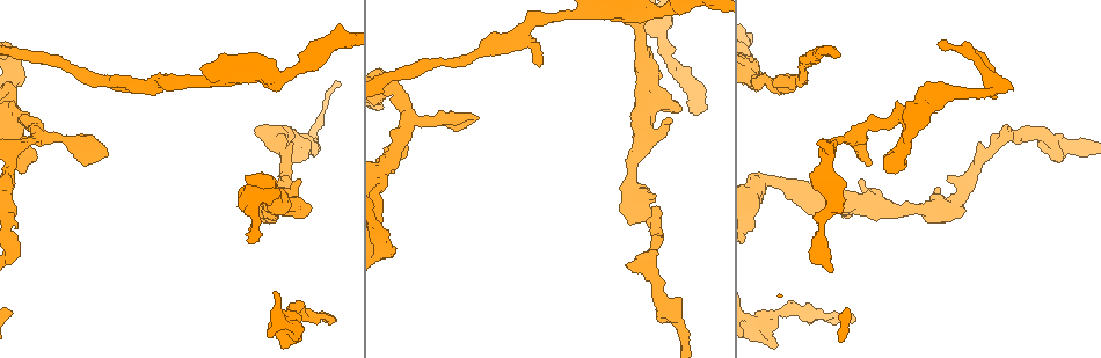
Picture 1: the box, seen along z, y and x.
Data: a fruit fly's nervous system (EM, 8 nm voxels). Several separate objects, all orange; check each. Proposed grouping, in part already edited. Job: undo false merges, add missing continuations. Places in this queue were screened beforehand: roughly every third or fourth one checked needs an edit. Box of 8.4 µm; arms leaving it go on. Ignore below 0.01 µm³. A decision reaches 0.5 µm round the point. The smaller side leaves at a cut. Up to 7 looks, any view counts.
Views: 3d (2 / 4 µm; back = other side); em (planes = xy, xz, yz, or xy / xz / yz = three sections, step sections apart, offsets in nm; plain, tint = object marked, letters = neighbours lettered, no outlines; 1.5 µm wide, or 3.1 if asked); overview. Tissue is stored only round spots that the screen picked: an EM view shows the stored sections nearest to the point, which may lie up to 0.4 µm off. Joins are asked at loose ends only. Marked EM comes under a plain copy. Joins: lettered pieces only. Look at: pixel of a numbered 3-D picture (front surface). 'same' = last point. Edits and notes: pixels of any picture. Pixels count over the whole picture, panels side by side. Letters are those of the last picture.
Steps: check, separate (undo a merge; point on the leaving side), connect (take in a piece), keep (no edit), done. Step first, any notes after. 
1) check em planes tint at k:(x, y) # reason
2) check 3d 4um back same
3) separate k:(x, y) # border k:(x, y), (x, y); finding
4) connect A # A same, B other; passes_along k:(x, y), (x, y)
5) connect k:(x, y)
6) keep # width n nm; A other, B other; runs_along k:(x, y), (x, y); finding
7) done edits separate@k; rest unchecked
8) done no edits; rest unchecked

check em xz step 8 letters at 1:(39, 131)

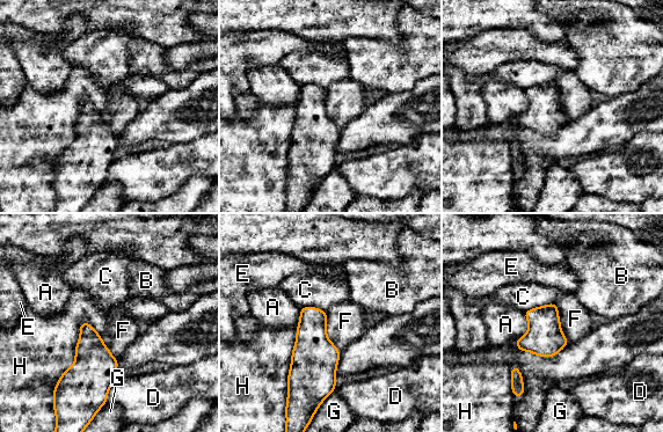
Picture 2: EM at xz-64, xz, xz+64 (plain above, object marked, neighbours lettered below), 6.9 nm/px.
keep # width 190 nm; longest_contact H 480 nm; A other, B other, C other, D other, E other, F other, G other, H other; all the same neuron

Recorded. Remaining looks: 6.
check 3d 4um at 1:(700, 111) # branch stops here

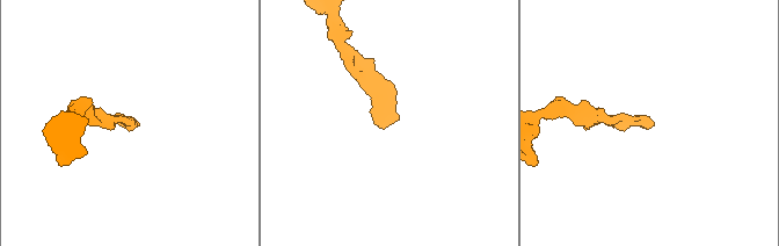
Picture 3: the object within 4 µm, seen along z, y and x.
check em xy step 8 letters at 3:(122, 127)

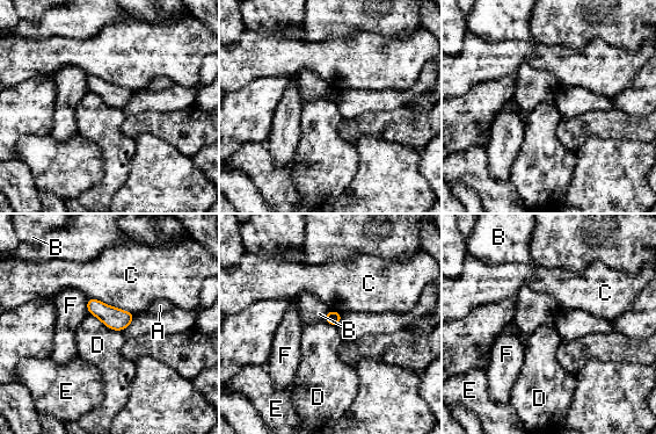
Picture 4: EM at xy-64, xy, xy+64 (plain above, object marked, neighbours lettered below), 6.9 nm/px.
check em planes letters same

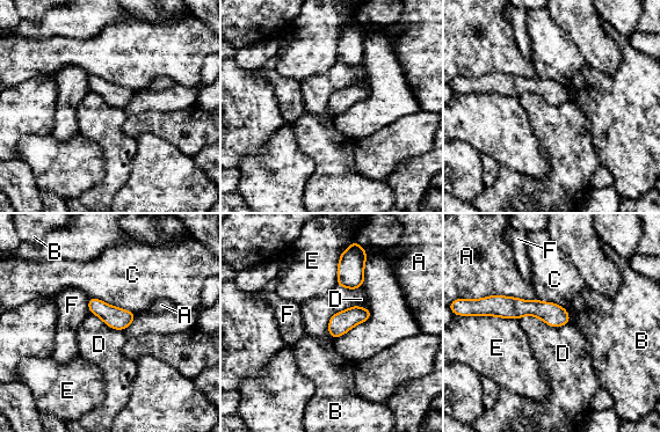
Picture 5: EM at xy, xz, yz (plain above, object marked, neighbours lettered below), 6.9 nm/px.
keep # A other, B other, C other, D other, E other, F other; border 5:(534, 315), (550, 326), (568, 323); none of them fits

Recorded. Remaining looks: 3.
check em xy step 4 letters at 1:(1002, 128) # free end

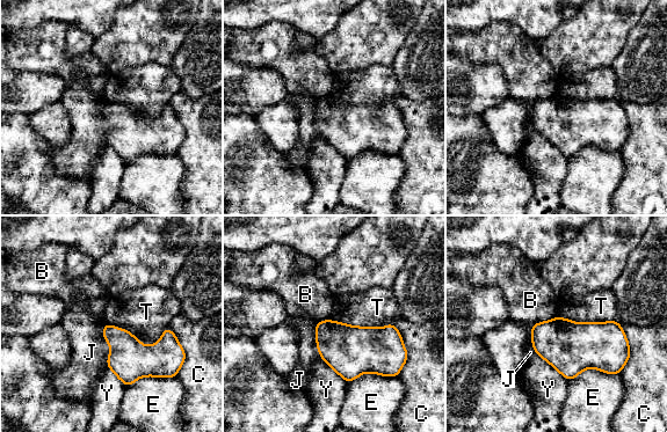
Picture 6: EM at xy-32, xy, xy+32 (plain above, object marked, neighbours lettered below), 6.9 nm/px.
check em planes letters same

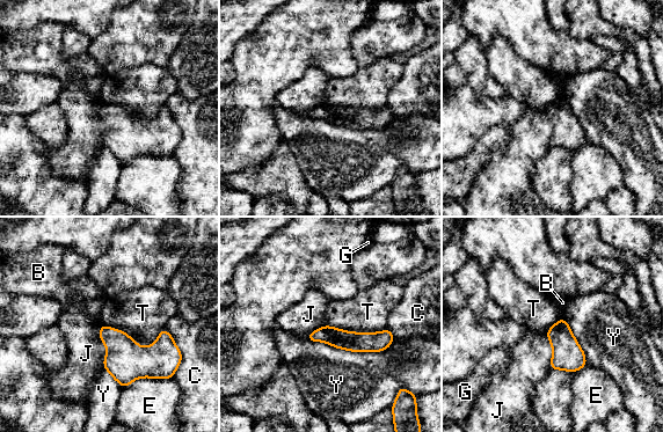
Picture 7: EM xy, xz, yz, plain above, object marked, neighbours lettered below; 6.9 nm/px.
keep # B other, C other, E other, G other, J other, T other, Y other; runs_along 7:(311, 337), (390, 339); none of them fits

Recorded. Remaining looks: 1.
done no edits; rest unchecked

